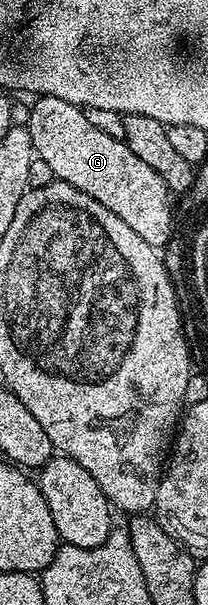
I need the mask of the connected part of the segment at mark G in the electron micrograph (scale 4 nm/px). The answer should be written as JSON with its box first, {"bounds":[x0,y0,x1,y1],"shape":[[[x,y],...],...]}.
{"bounds":[25,95,176,248],"shape":[[[40,95],[34,102],[25,126],[31,130],[37,158],[53,169],[55,179],[81,189],[81,193],[89,193],[93,201],[101,201],[109,213],[117,213],[151,247],[165,248],[176,230],[175,215],[171,212],[173,196],[165,181],[139,160],[123,140],[109,137],[109,133],[101,133],[92,125],[84,108],[48,95]]]}

